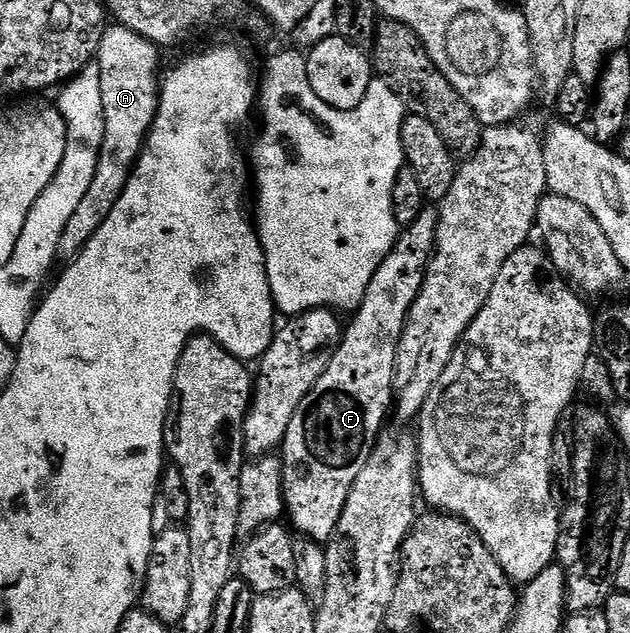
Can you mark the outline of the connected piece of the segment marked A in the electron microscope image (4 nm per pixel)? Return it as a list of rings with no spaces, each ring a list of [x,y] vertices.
[[[109,25],[101,32],[99,49],[95,56],[95,65],[99,69],[99,81],[101,82],[101,104],[103,105],[105,136],[99,149],[95,177],[91,177],[91,189],[87,189],[83,201],[79,201],[75,213],[71,213],[71,221],[67,221],[67,226],[64,227],[63,233],[59,237],[58,260],[72,261],[77,258],[78,253],[87,245],[87,241],[91,241],[91,237],[99,229],[99,225],[103,225],[103,221],[107,221],[107,213],[111,213],[115,201],[119,201],[119,197],[125,192],[129,174],[133,171],[133,165],[136,163],[137,158],[141,156],[141,148],[145,145],[145,139],[149,135],[153,118],[157,116],[157,104],[159,102],[157,54],[159,54],[159,48],[156,43],[139,37],[139,33],[135,33],[126,27]]]

